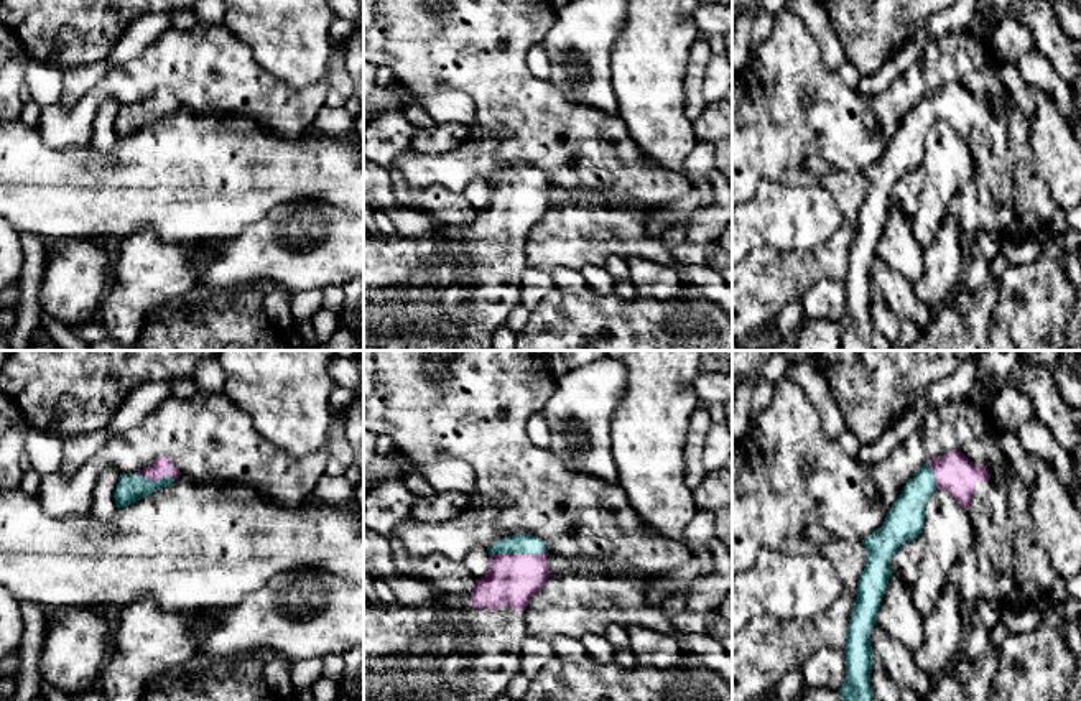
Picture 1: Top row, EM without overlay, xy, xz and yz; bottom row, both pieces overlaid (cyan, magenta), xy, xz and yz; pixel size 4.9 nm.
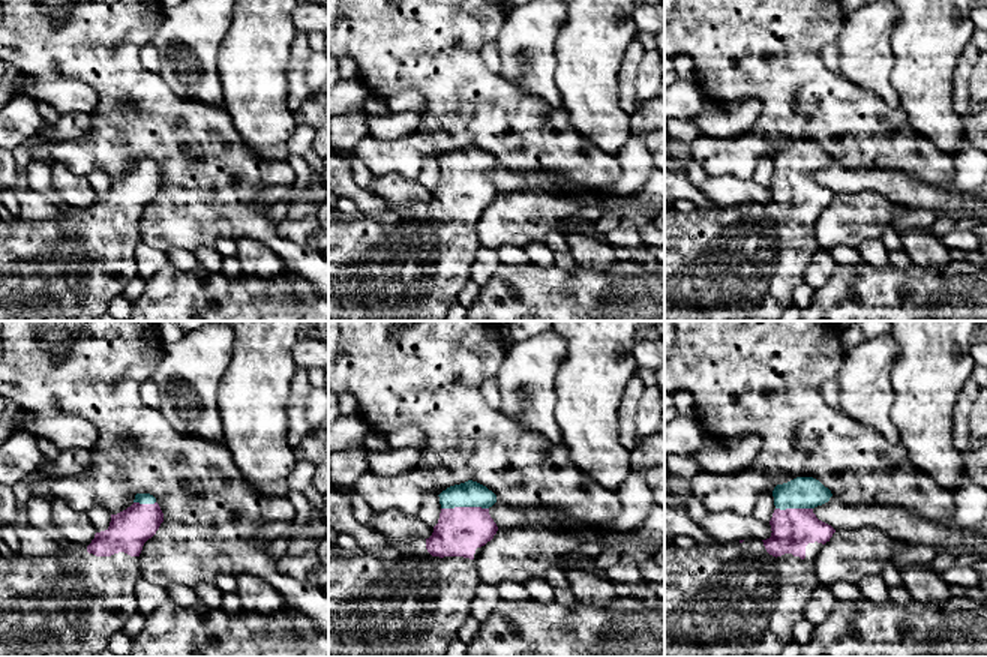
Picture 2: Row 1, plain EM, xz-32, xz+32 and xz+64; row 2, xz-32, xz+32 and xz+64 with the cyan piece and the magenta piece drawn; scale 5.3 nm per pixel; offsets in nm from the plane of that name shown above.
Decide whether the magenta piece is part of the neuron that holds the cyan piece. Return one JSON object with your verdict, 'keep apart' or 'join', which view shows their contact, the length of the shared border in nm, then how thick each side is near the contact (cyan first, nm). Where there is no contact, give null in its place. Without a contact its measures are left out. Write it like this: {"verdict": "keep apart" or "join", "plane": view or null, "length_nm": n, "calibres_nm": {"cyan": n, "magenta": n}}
{"verdict": "join", "plane": "xz", "length_nm": 280, "calibres_nm": {"cyan": 100, "magenta": 240}}

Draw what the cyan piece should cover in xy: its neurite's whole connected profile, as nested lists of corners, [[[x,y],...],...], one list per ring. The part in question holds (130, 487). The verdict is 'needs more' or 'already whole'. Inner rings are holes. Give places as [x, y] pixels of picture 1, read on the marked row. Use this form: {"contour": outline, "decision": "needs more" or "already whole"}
{"contour": [[[160,456],[146,469],[135,474],[122,474],[114,492],[117,507],[127,507],[153,494],[181,476],[169,456]]], "decision": "needs more"}

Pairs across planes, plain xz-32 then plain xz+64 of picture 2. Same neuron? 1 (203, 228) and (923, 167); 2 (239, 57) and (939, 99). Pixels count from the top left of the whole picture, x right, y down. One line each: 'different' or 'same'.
1: same
2: same

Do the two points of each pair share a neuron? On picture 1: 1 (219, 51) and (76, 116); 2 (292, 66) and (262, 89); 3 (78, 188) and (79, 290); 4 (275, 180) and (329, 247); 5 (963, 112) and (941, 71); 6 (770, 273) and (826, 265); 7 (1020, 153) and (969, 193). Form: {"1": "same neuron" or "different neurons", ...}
{"1": "same neuron", "2": "different neurons", "3": "different neurons", "4": "different neurons", "5": "different neurons", "6": "same neuron", "7": "same neuron"}

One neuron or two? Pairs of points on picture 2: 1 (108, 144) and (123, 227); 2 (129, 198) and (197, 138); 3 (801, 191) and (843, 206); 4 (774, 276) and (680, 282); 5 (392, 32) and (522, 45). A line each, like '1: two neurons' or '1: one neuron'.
1: two neurons
2: two neurons
3: two neurons
4: one neuron
5: two neurons

